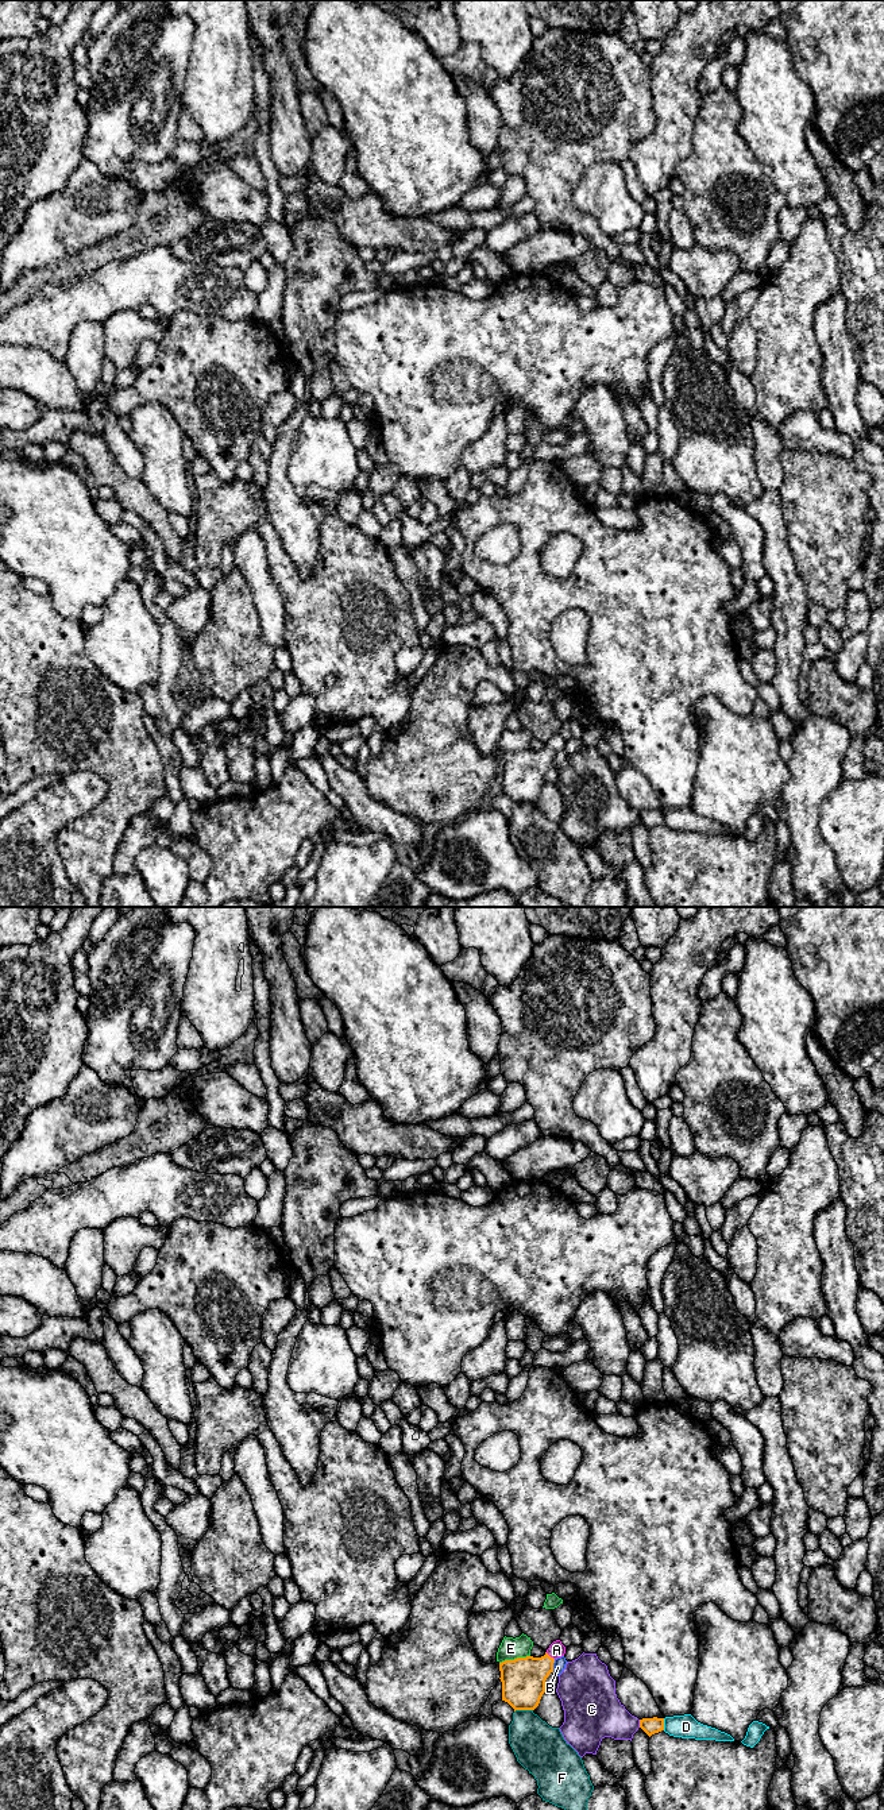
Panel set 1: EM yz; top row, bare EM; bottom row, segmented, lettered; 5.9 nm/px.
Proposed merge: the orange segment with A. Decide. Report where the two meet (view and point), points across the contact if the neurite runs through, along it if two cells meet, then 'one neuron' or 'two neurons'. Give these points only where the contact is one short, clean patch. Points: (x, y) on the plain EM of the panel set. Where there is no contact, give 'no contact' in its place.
contact yz (548, 748); way yz (522, 772), (548, 748), (556, 743); one neuron

